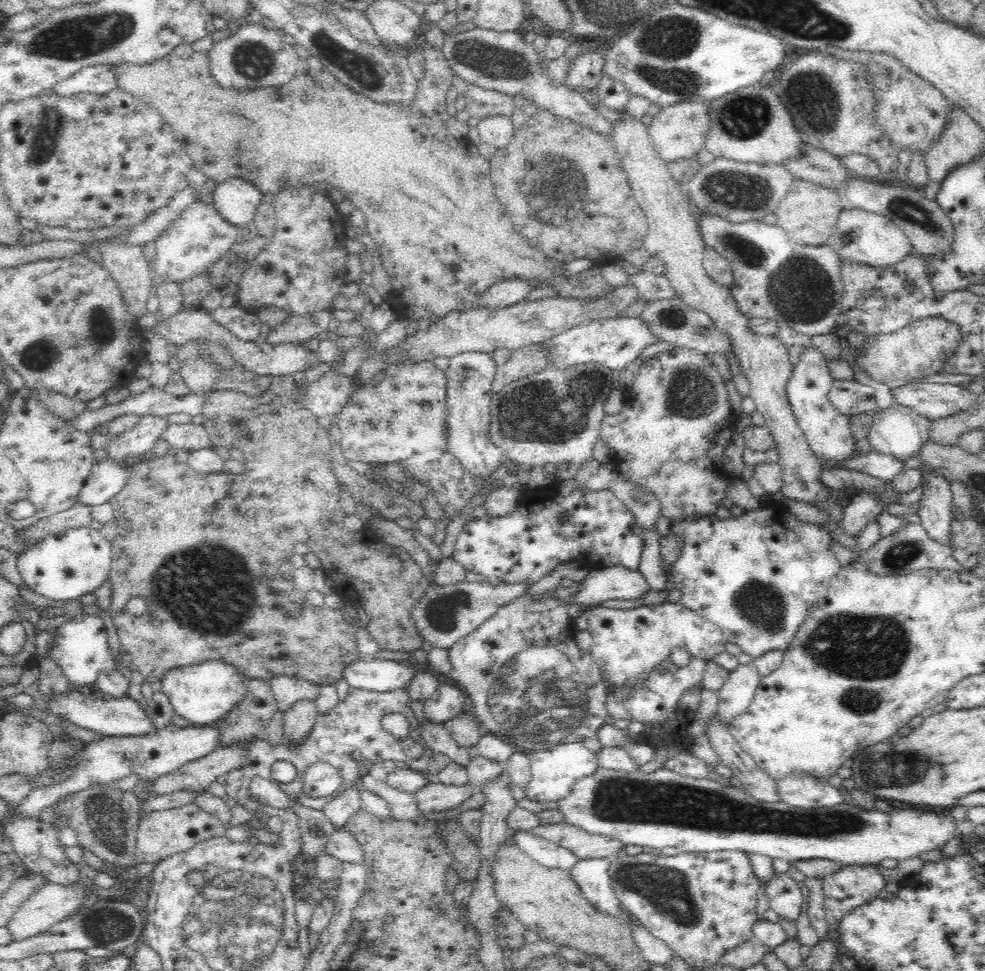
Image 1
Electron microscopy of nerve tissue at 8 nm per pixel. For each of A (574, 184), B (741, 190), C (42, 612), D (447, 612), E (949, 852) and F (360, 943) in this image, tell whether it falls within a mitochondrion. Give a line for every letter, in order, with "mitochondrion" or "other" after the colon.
A: mitochondrion
B: mitochondrion
C: other
D: mitochondrion
E: other
F: other

